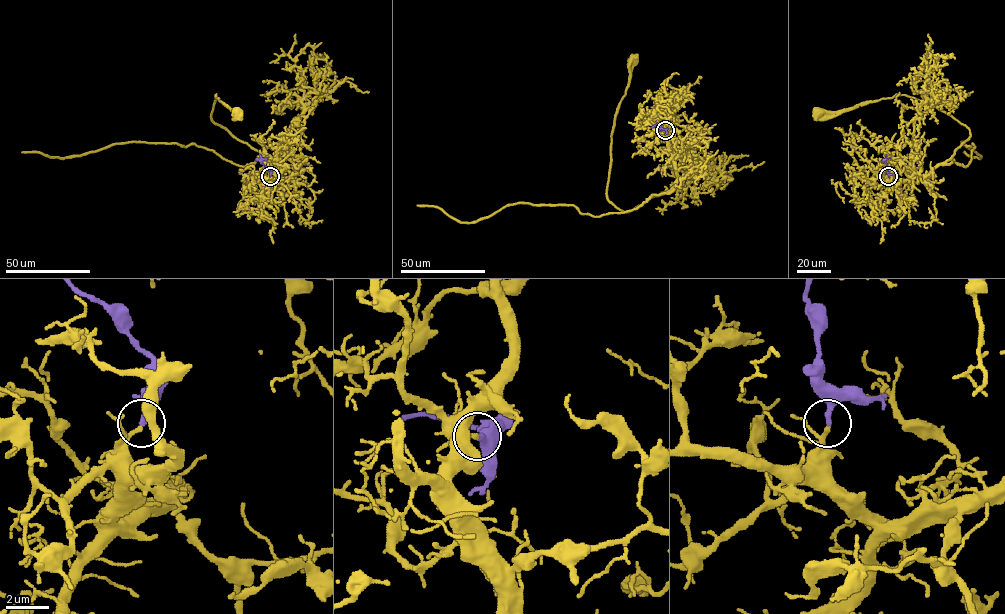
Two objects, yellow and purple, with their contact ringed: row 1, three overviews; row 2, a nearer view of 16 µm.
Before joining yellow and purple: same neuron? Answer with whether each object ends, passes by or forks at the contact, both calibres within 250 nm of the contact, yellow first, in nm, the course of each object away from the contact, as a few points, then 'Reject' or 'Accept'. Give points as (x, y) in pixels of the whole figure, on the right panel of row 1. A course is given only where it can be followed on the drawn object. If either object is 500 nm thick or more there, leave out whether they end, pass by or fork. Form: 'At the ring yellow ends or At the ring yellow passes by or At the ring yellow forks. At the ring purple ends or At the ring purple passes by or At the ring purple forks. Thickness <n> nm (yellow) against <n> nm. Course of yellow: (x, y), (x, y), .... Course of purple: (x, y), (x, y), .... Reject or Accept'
At the ring yellow passes by. At the ring purple ends. Thickness 140 nm (yellow) against 280 nm. Course of yellow: (888, 176), (896, 184), (928, 173), (953, 155), (970, 136), (969, 129), (904, 95), (844, 111), (819, 111). Course of purple: (888, 176), (887, 164), (882, 160), (889, 158). Accept

